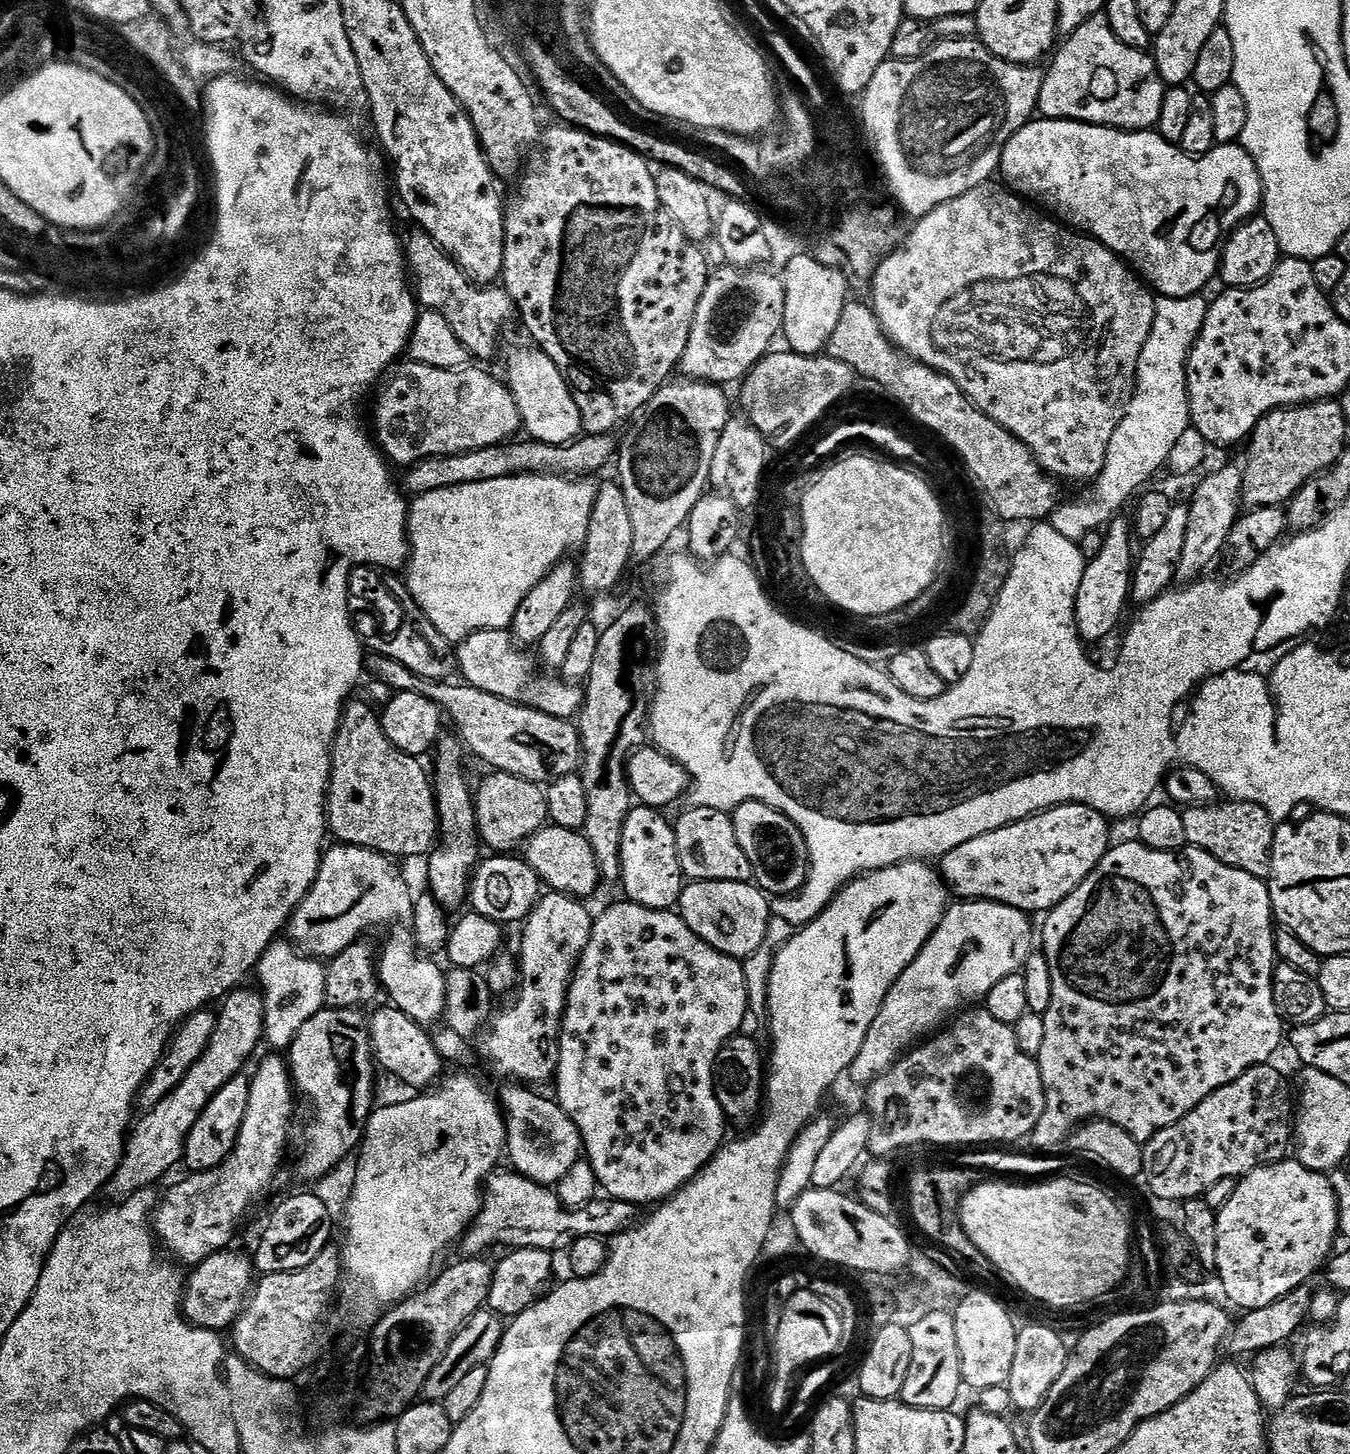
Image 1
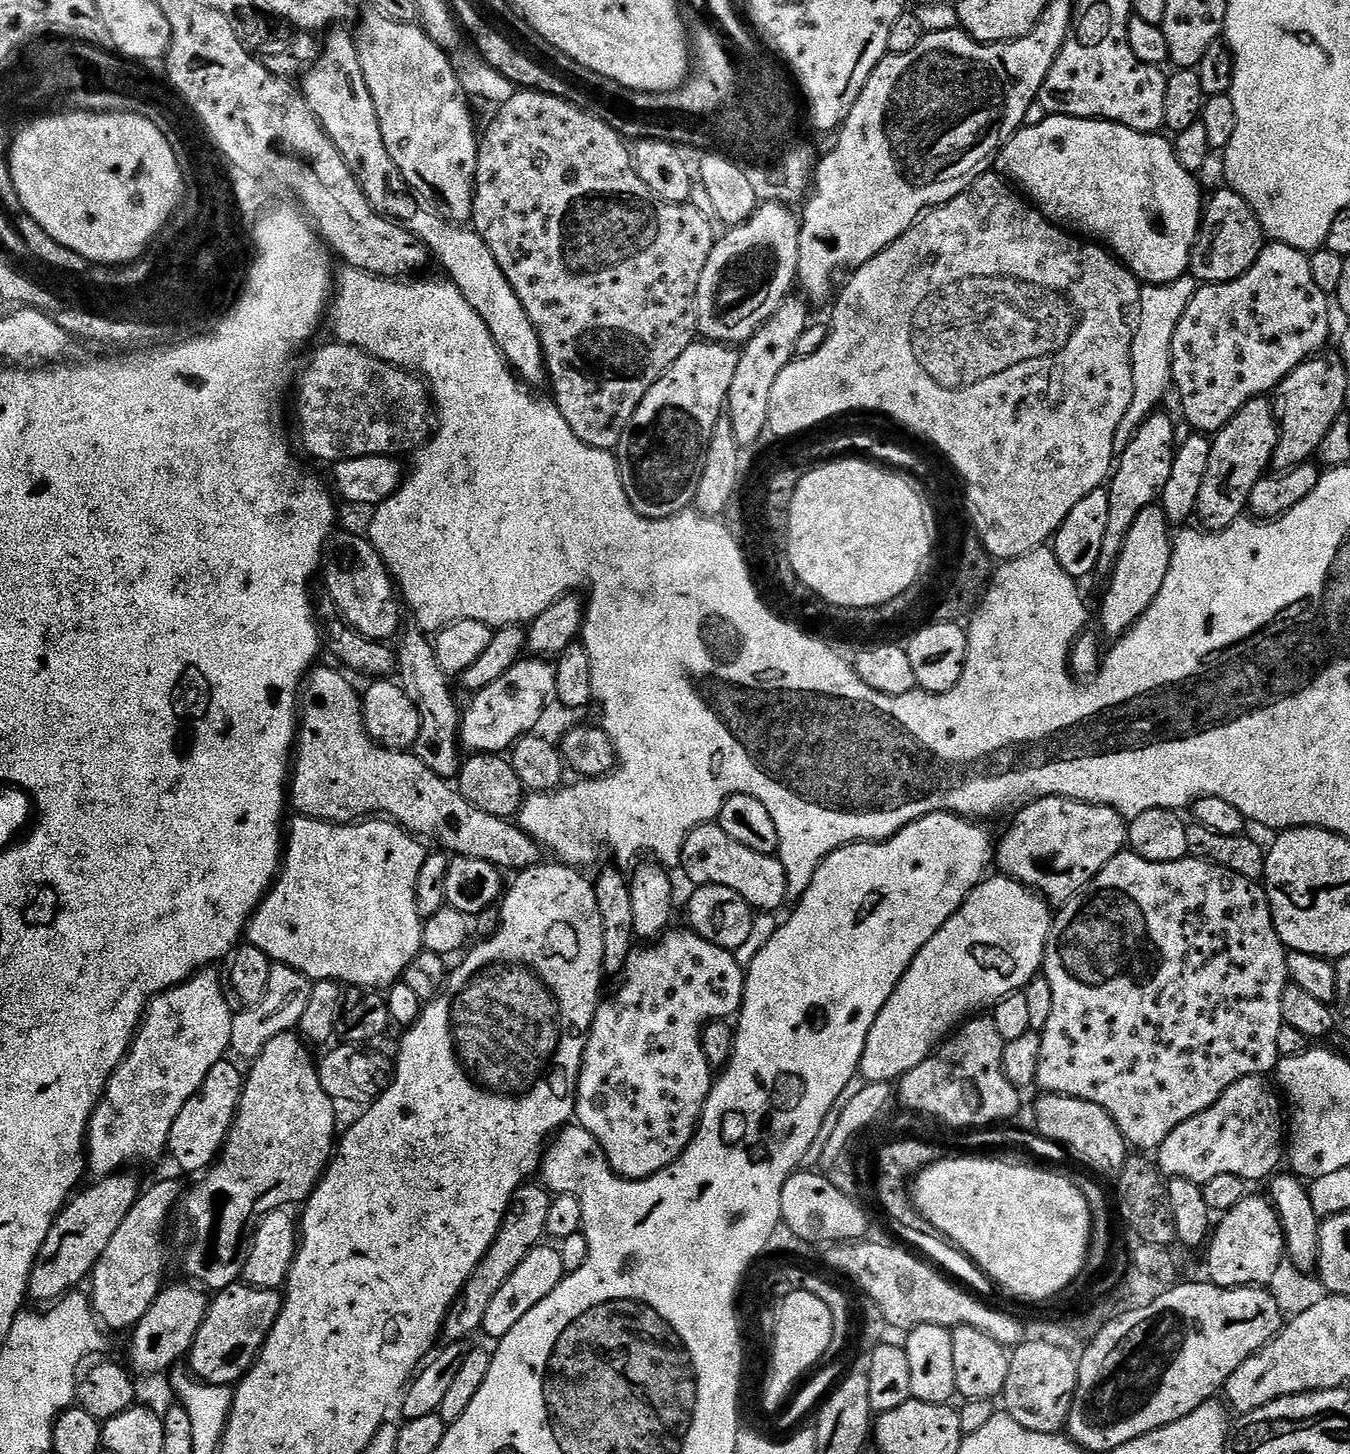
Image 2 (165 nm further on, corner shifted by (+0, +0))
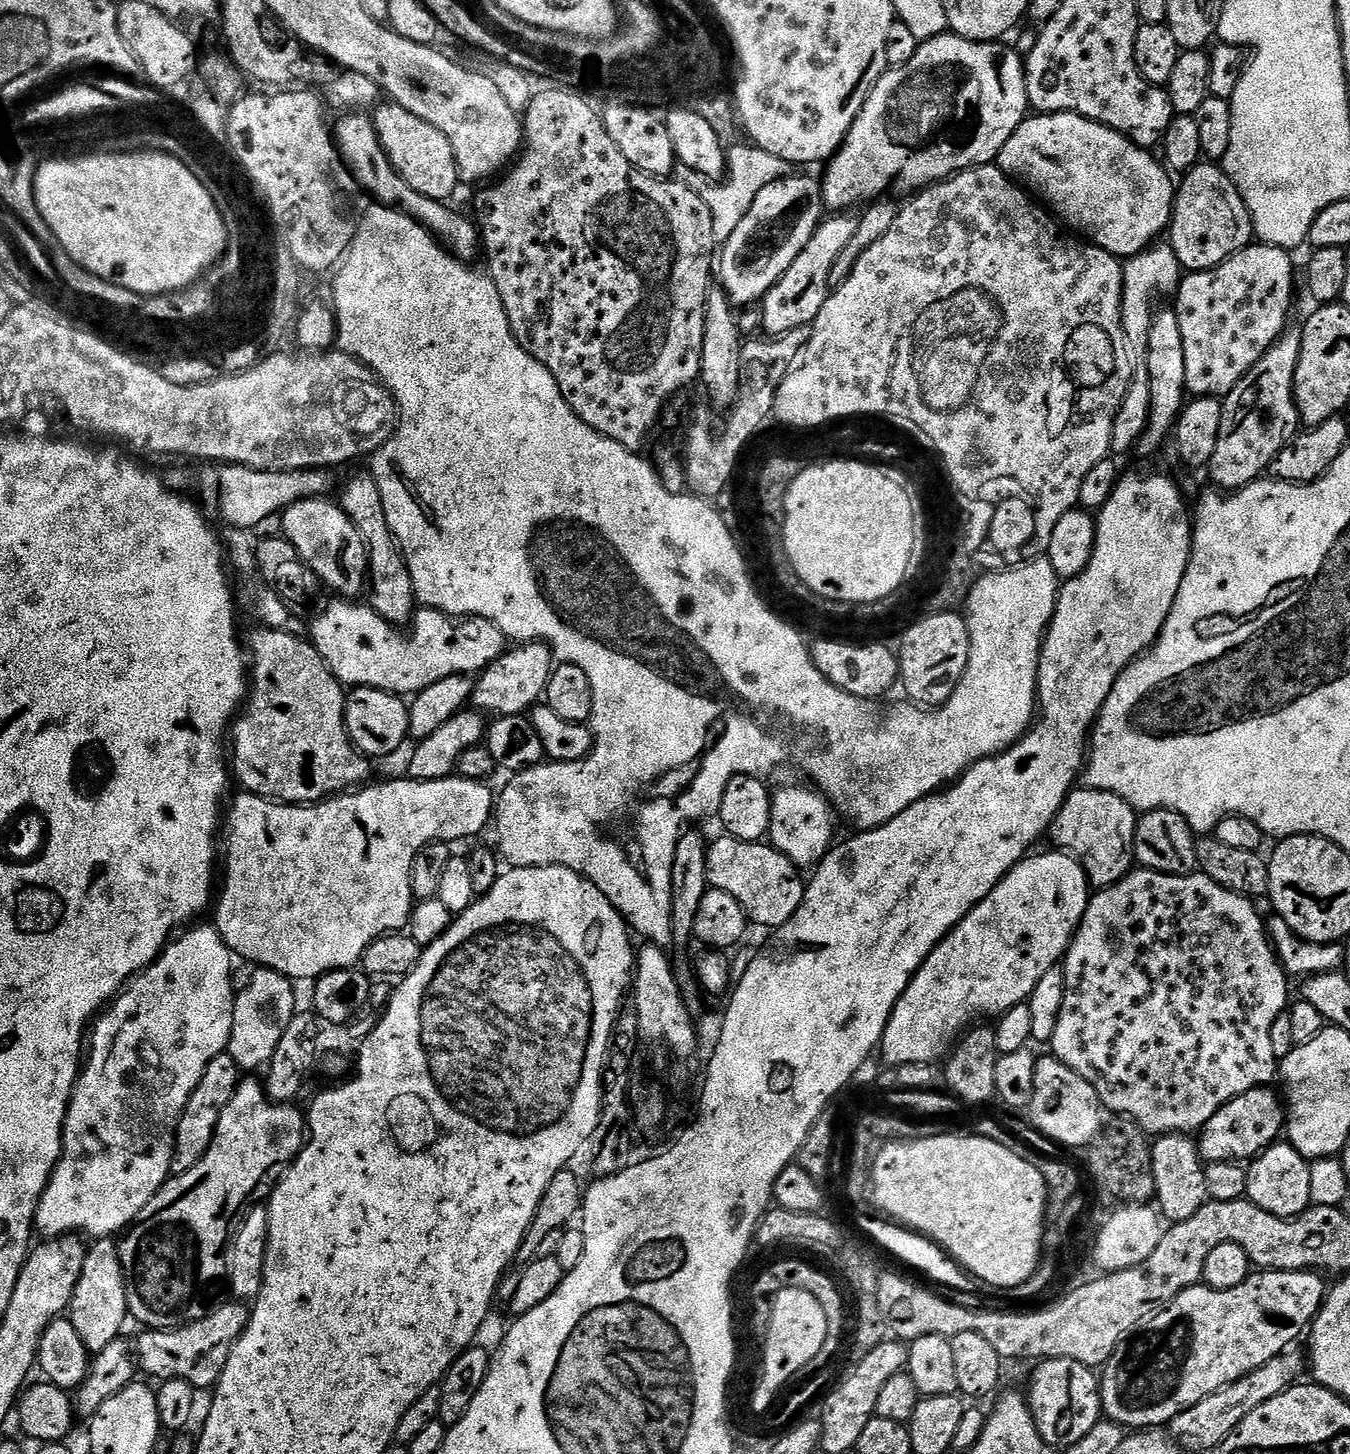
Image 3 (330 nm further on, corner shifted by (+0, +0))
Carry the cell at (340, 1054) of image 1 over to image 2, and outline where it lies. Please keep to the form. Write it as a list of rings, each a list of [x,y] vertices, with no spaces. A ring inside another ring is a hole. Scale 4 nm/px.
[[[295,1031],[283,1032],[278,1034],[278,1038],[270,1038],[270,1042],[266,1042],[262,1054],[258,1054],[255,1060],[251,1061],[249,1068],[252,1069],[247,1069],[242,1098],[236,1111],[236,1123],[230,1130],[228,1141],[224,1143],[224,1151],[221,1152],[219,1160],[197,1179],[200,1181],[193,1186],[192,1190],[185,1193],[182,1208],[184,1204],[184,1216],[188,1219],[188,1245],[184,1248],[184,1272],[189,1276],[185,1277],[209,1293],[218,1293],[226,1286],[237,1283],[243,1277],[246,1258],[248,1257],[248,1245],[253,1232],[256,1231],[256,1221],[261,1216],[270,1214],[279,1208],[288,1210],[293,1207],[291,1204],[303,1205],[316,1189],[317,1184],[324,1179],[324,1174],[334,1159],[334,1149],[338,1144],[338,1131],[336,1132],[336,1108],[338,1108],[338,1104],[337,1101],[330,1099],[326,1090],[322,1090],[320,1069],[314,1056],[312,1060],[308,1051],[310,1051],[309,1045]]]

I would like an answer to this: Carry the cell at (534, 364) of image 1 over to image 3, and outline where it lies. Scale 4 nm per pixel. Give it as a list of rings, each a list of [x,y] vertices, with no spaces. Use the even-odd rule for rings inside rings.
[[[352,110],[341,116],[344,117],[334,124],[336,147],[340,150],[347,171],[348,168],[352,171],[353,178],[372,195],[371,199],[378,204],[398,206],[400,211],[405,212],[407,216],[413,216],[423,228],[427,228],[439,240],[440,245],[453,256],[465,262],[475,261],[472,259],[482,252],[482,241],[477,225],[469,217],[468,221],[462,213],[448,208],[452,206],[447,203],[418,194],[400,177],[400,173],[388,160],[388,155],[384,153],[376,121],[371,115],[360,110]]]

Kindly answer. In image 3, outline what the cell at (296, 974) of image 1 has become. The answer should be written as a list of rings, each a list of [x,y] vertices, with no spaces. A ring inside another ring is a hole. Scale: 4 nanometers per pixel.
[[[257,967],[256,972],[248,980],[248,985],[237,991],[234,1002],[234,1030],[230,1030],[230,1042],[228,1043],[227,1055],[234,1058],[234,1062],[245,1073],[252,1074],[255,1068],[263,1069],[271,1064],[272,1055],[278,1046],[278,1042],[284,1033],[284,1027],[289,1024],[298,1011],[296,1005],[296,992],[293,981],[284,976],[281,972],[275,972],[273,968]]]

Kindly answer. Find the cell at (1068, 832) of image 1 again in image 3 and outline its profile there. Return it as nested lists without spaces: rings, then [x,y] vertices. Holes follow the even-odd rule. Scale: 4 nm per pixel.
[[[1077,786],[1068,793],[1050,829],[1057,849],[1075,856],[1084,865],[1093,889],[1108,888],[1133,871],[1136,859],[1136,821],[1138,813],[1118,794]]]

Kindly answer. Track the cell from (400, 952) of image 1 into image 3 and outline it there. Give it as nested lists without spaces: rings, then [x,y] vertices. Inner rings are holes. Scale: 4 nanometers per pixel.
[[[453,774],[446,780],[403,779],[388,780],[385,784],[369,783],[359,790],[349,790],[339,796],[321,800],[319,804],[282,804],[246,791],[241,791],[240,796],[231,797],[232,805],[230,805],[230,800],[226,815],[222,820],[222,880],[224,876],[224,885],[221,888],[219,885],[218,895],[214,900],[214,912],[216,908],[214,926],[233,957],[240,959],[241,956],[242,959],[249,960],[252,966],[273,968],[275,972],[281,972],[293,982],[299,982],[299,980],[315,982],[327,972],[356,968],[363,961],[368,947],[379,936],[396,934],[407,929],[414,907],[410,890],[410,870],[414,866],[414,858],[418,858],[418,850],[422,850],[428,844],[453,842],[452,840],[460,840],[463,836],[476,836],[487,824],[489,827],[494,816],[494,792],[487,788],[489,785],[485,781],[465,780],[459,774]]]

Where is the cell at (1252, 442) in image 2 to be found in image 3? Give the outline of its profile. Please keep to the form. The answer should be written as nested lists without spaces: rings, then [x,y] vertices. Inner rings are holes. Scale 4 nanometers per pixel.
[[[1285,330],[1270,350],[1244,375],[1242,382],[1223,397],[1222,430],[1210,465],[1217,489],[1235,490],[1261,479],[1271,469],[1272,460],[1288,445],[1301,427],[1300,412],[1292,393],[1298,370],[1300,334]]]

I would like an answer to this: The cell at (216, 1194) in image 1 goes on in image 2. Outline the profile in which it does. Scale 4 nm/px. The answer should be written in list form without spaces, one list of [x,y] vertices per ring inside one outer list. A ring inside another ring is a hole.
[[[160,1180],[153,1188],[145,1187],[122,1226],[118,1226],[114,1238],[110,1238],[106,1250],[102,1250],[102,1258],[98,1258],[92,1268],[90,1299],[92,1310],[105,1329],[135,1328],[165,1287],[164,1267],[168,1264],[168,1256],[164,1253],[164,1227],[181,1196],[182,1189],[176,1180]]]

